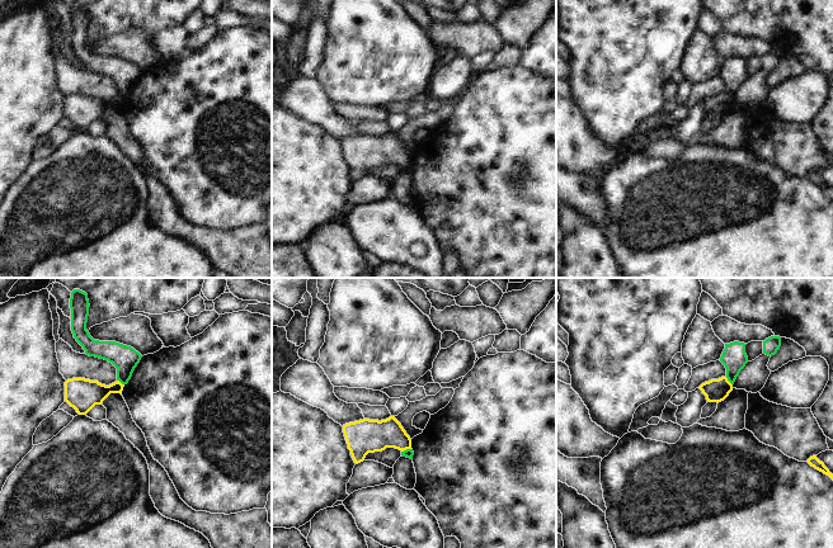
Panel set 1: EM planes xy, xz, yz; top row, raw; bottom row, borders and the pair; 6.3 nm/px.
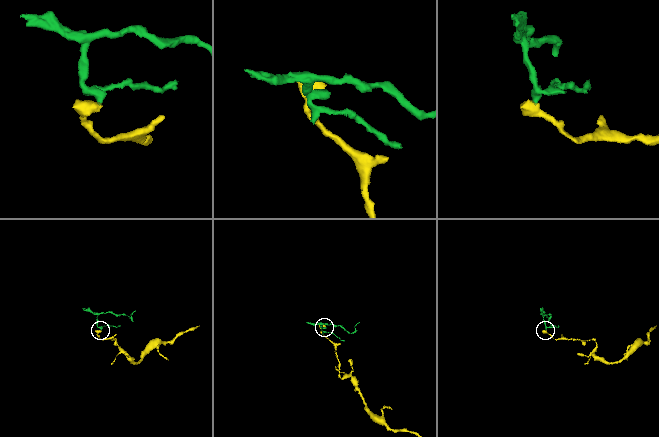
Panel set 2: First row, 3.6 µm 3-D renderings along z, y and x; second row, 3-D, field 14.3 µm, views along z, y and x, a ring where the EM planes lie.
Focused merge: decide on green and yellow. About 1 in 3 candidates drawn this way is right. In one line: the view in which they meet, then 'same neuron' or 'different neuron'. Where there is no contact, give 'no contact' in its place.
contact in yz; different neuron

